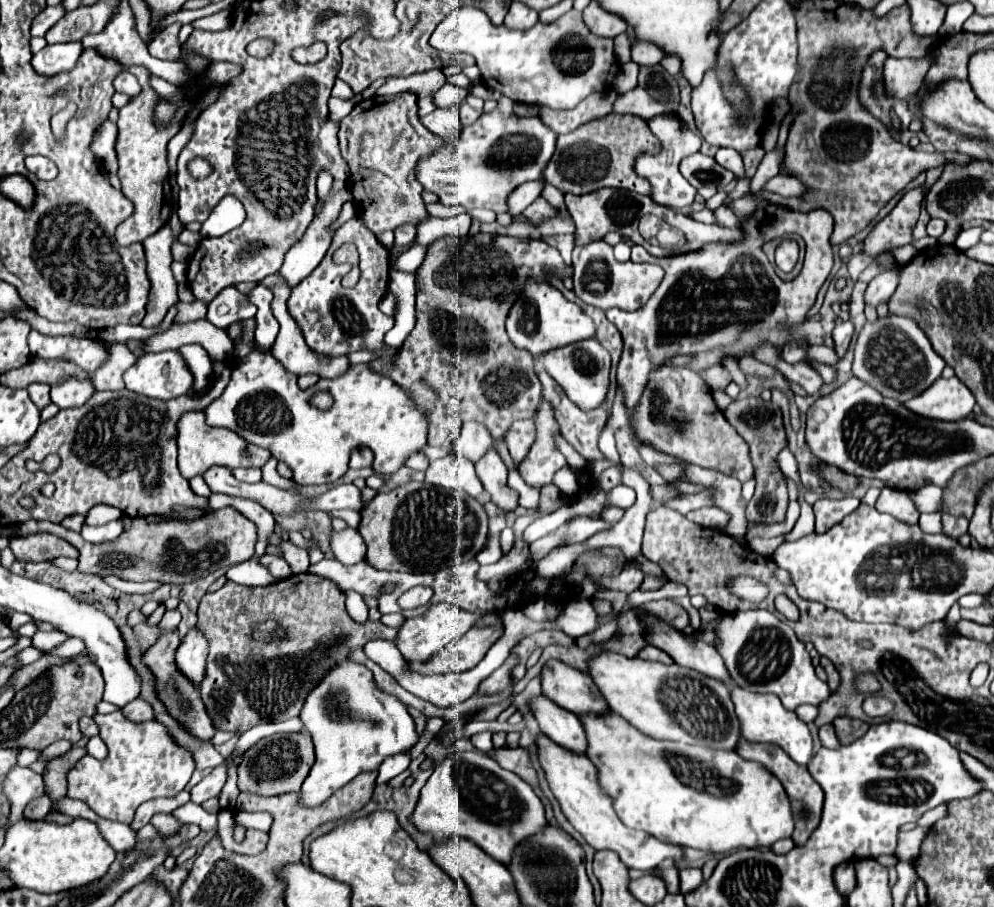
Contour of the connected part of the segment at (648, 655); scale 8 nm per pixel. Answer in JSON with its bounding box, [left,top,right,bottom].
[637,646,673,664]

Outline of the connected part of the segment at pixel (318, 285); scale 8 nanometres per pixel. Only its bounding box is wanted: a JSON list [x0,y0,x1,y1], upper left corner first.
[287,216,395,356]

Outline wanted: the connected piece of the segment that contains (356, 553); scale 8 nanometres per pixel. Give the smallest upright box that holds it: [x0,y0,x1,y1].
[329,528,365,566]

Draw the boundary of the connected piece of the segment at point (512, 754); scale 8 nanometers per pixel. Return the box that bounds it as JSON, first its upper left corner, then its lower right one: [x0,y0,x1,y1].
[491,748,539,790]

